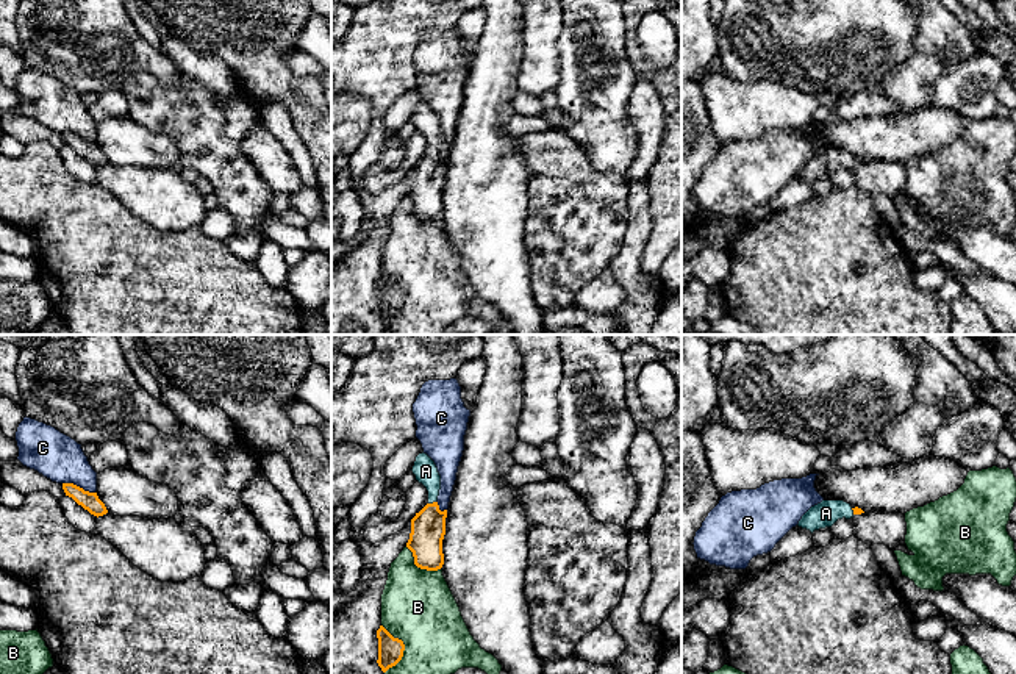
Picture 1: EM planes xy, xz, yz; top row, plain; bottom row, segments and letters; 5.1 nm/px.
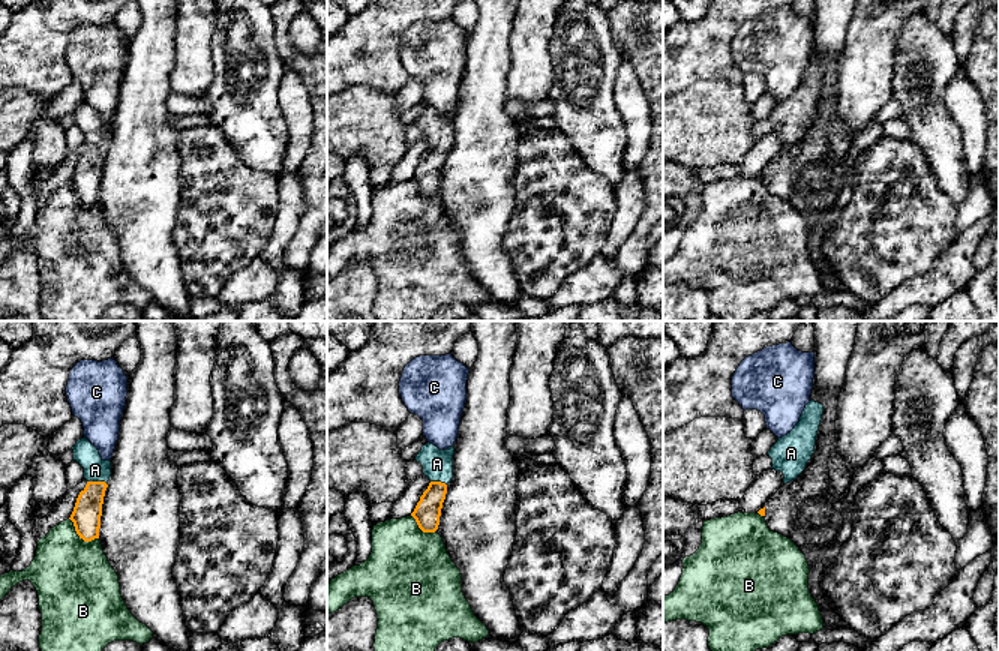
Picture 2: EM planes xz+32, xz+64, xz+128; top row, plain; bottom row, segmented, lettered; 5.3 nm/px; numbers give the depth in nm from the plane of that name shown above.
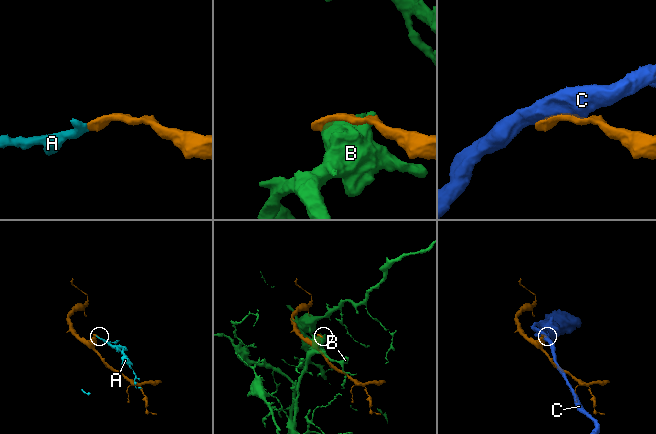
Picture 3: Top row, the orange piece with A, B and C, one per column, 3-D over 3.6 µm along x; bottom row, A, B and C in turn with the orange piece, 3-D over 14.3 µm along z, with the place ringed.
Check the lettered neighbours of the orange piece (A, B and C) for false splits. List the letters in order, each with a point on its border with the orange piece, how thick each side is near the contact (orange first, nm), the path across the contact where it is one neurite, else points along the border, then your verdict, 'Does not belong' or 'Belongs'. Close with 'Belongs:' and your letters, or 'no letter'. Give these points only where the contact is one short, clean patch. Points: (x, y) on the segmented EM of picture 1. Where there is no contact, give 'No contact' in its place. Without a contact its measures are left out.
A: Touches orange at xz (433, 502). Thickness 180 nm (orange) against 120 nm. Path across: xz (429, 526), (433, 502), (433, 483), (425, 471). Belongs
B: Touches orange at xz (404, 648). Thickness 130 nm (orange) against 380 nm. Does not belong
C: Touches orange at xy (78, 487). Thickness 100 nm (orange) against 240 nm. Does not belong
Belongs: A

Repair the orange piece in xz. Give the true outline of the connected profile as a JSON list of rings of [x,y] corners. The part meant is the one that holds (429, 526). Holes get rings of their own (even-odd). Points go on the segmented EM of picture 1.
[[[427,454],[416,457],[413,474],[428,491],[428,504],[411,519],[406,547],[413,552],[414,565],[420,569],[438,571],[444,565],[442,540],[445,535],[447,510],[441,511],[438,496],[441,475]]]

